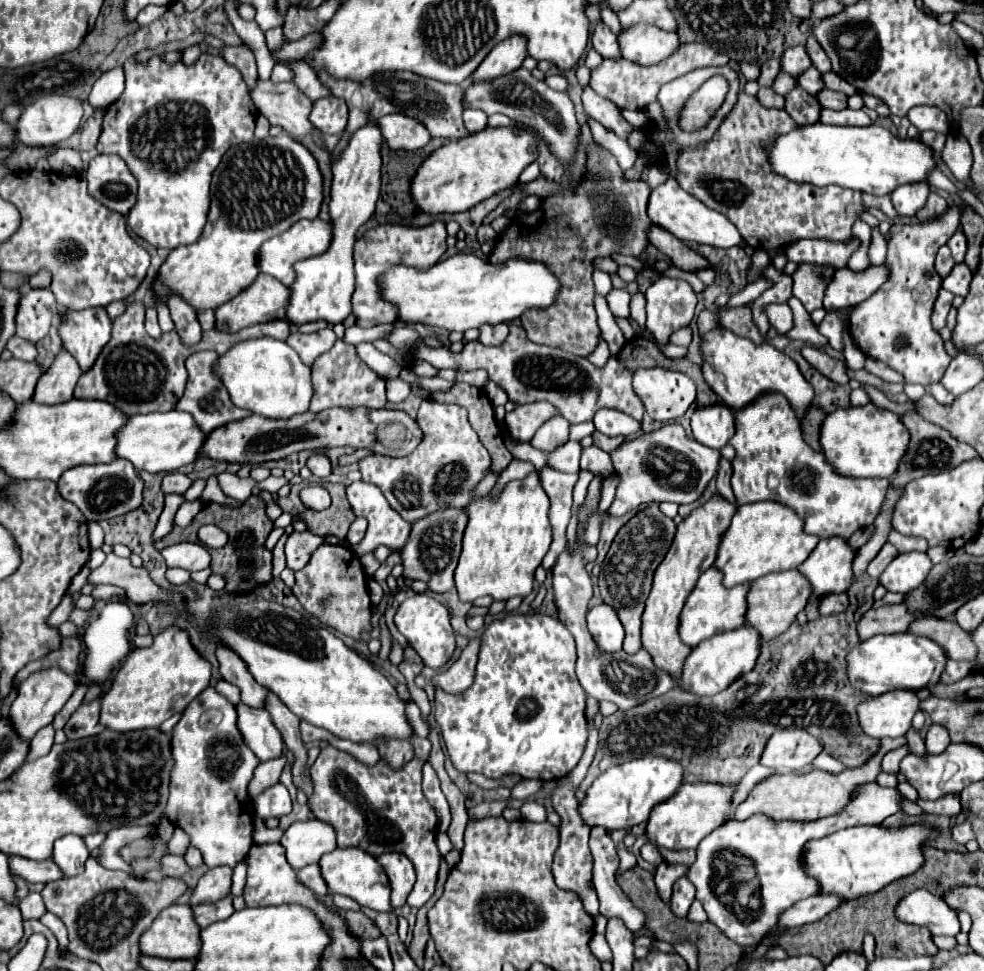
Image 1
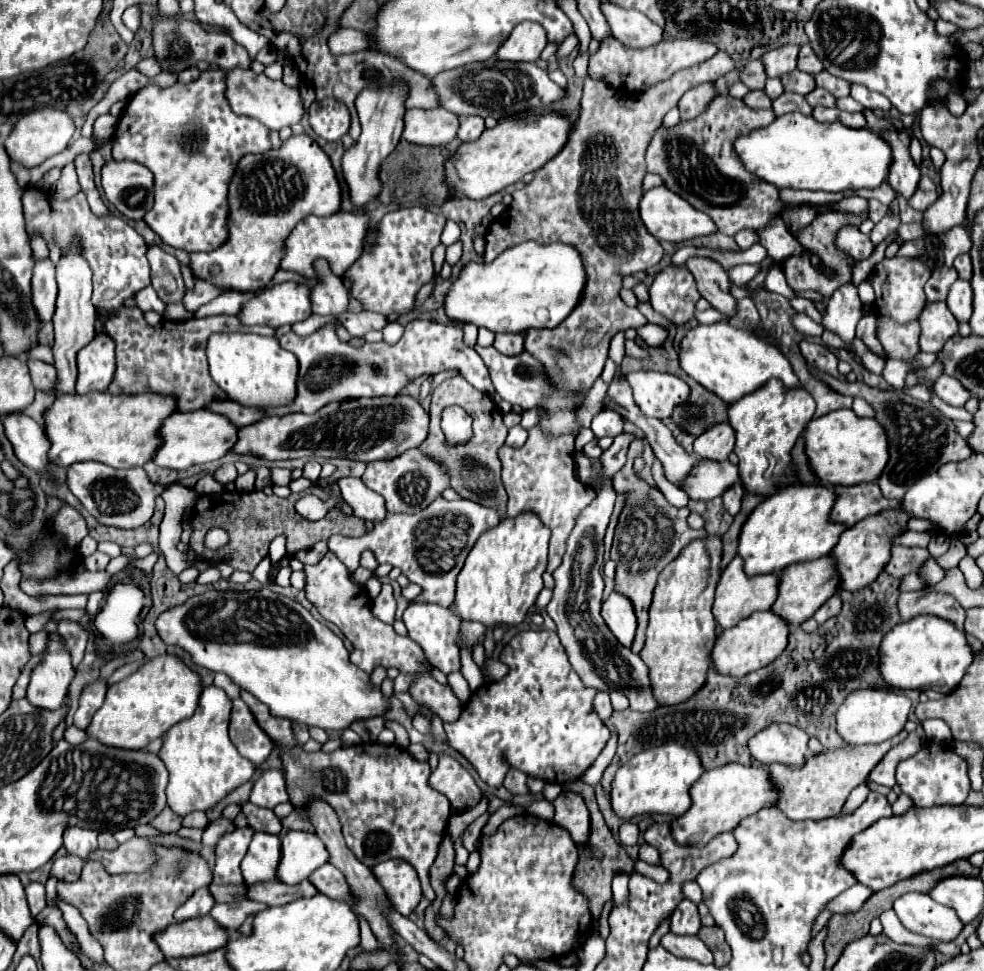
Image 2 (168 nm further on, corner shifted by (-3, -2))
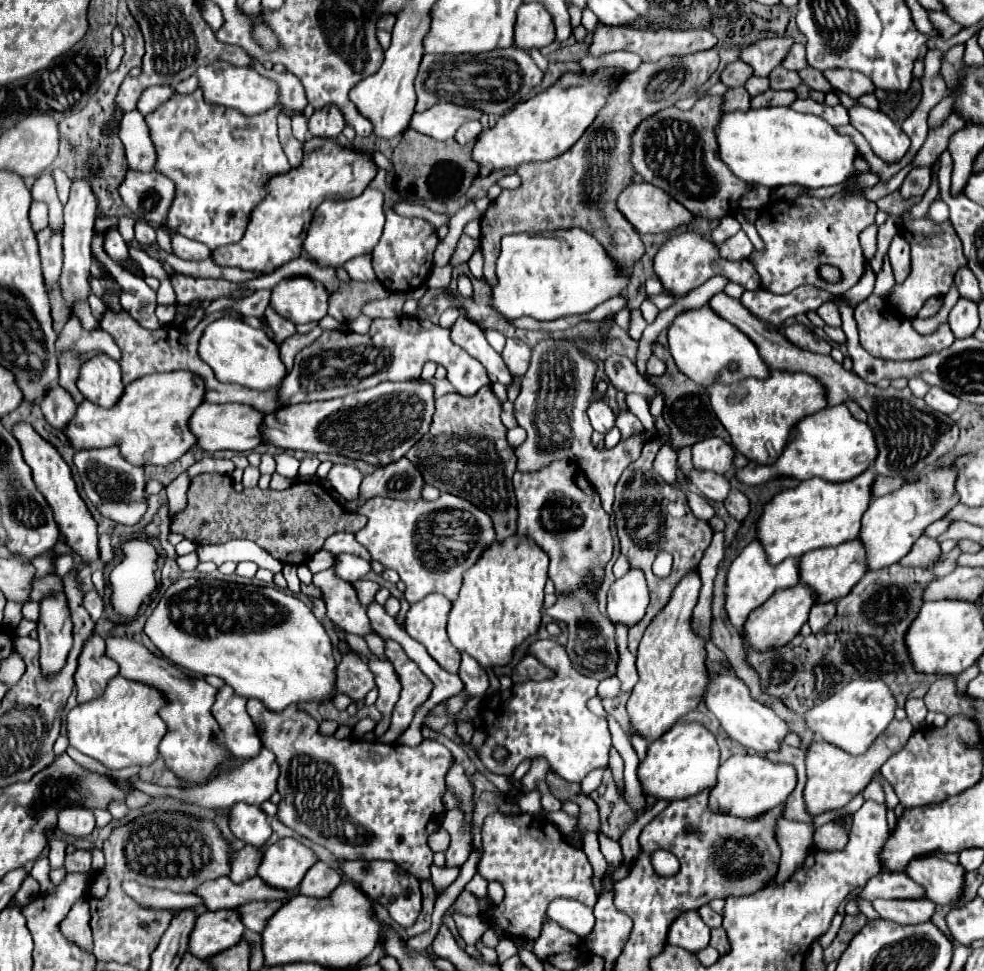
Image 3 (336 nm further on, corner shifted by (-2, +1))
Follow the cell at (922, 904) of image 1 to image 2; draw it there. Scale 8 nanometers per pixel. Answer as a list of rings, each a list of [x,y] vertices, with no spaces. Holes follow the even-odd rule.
[[[921,892],[903,894],[901,898],[895,900],[893,910],[899,916],[901,924],[915,934],[951,942],[963,930],[963,922],[957,918],[955,910],[937,904],[935,900],[929,898],[929,894]]]

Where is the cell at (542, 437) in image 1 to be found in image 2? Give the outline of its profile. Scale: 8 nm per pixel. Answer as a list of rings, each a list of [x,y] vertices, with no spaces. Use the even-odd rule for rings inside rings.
[[[539,426],[529,430],[529,438],[523,448],[509,448],[503,446],[499,456],[503,462],[503,486],[507,490],[509,502],[507,502],[507,516],[515,518],[519,512],[535,512],[543,524],[551,528],[551,542],[549,542],[549,564],[547,572],[551,574],[565,554],[565,540],[573,528],[575,516],[589,506],[589,502],[595,498],[595,492],[591,486],[585,486],[575,476],[575,462],[573,462],[573,440],[575,432],[563,434],[563,436],[551,436],[543,432]]]

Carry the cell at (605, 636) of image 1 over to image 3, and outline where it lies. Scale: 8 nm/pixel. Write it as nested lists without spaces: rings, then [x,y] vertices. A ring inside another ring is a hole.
[[[630,569],[624,577],[616,579],[608,591],[608,617],[614,623],[634,625],[644,617],[648,603],[650,591],[644,573]]]

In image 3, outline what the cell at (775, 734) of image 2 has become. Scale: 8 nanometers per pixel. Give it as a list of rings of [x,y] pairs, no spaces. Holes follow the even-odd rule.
[[[708,671],[708,685],[704,689],[704,699],[702,701],[716,715],[722,729],[746,749],[754,749],[758,753],[776,751],[776,749],[780,749],[780,745],[782,745],[782,741],[788,733],[786,723],[770,707],[752,699],[748,687],[738,677]]]

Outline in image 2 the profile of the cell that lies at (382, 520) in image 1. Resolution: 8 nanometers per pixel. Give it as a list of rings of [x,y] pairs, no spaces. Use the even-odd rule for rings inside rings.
[[[339,478],[337,480],[345,502],[353,508],[353,514],[363,520],[383,520],[385,518],[385,500],[381,494],[369,490],[361,478]]]

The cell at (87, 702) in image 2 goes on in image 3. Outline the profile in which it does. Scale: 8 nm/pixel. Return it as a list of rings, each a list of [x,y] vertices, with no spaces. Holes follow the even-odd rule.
[[[92,631],[90,639],[82,647],[82,655],[78,659],[78,669],[74,673],[78,703],[86,703],[104,693],[110,677],[118,675],[118,665],[106,657],[104,639]]]

